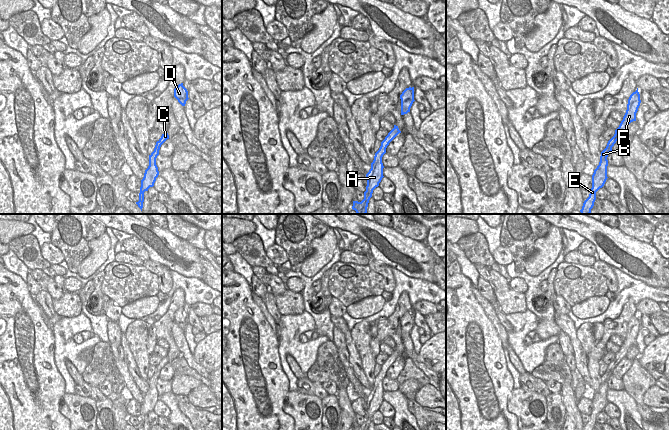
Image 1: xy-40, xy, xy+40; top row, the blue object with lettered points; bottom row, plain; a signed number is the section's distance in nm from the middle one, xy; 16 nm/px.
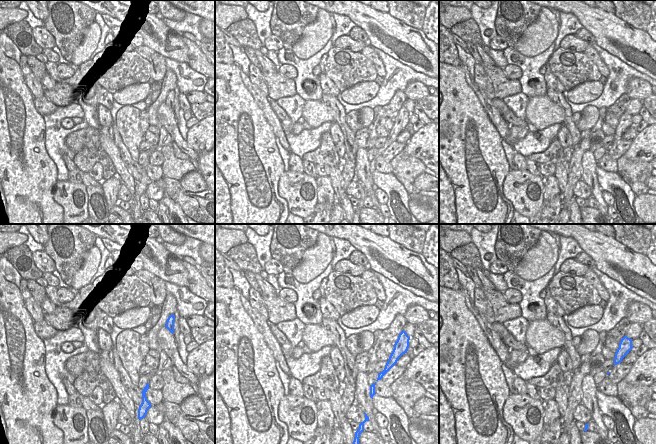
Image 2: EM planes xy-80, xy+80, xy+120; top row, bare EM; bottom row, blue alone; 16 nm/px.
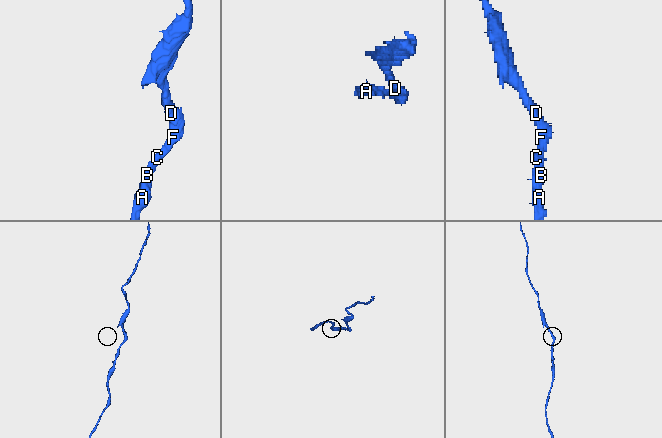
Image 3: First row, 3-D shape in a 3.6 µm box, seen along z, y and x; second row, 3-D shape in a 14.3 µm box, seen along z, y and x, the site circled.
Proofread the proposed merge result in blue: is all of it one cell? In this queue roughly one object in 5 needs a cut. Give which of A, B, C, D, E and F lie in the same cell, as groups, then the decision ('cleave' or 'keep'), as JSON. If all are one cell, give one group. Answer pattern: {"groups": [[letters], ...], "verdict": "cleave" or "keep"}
{"groups": [["A", "B", "C", "D", "E", "F"]], "verdict": "keep"}

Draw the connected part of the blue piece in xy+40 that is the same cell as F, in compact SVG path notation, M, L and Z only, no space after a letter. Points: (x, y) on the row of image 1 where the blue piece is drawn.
M637 88L637 90L633 92L628 99L627 110L623 117L623 120L621 121L619 127L615 130L614 136L608 141L606 148L601 152L599 165L594 170L594 173L592 175L592 188L590 190L589 197L584 201L582 209L580 210L581 214L591 213L591 209L593 208L594 202L596 200L596 192L604 186L608 178L607 157L612 151L612 147L616 141L626 132L628 125L631 122L636 121L636 113L638 111L640 103L640 94Z

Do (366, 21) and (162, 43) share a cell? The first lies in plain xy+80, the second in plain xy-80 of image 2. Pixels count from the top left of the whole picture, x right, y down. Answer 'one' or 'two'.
one

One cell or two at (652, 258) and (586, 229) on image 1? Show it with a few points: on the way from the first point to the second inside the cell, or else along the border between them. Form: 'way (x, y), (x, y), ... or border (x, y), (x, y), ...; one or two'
way (636, 256), (622, 248), (602, 231); one

